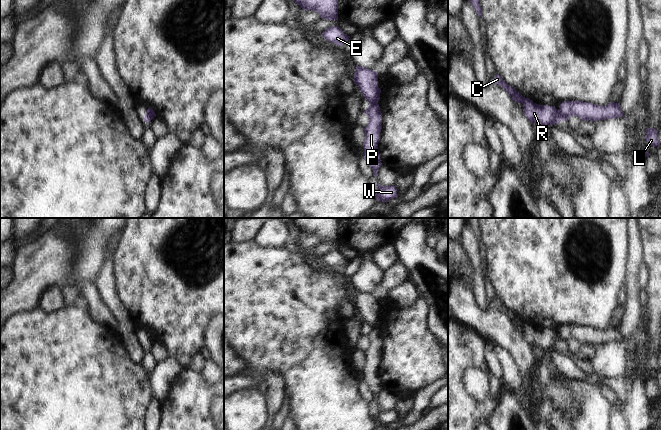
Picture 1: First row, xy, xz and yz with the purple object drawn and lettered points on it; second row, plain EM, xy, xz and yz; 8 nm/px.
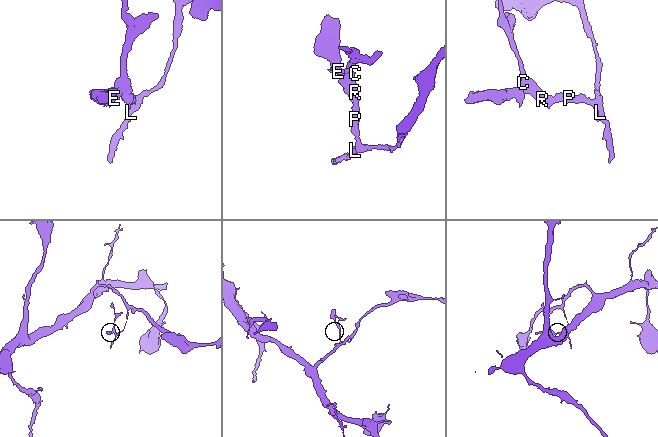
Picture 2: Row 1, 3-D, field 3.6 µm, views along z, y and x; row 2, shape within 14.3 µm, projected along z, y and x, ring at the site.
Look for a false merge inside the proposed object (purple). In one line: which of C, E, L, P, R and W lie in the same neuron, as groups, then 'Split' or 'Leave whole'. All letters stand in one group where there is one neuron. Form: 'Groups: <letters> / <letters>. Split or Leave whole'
Groups: C E R / L P W. Split

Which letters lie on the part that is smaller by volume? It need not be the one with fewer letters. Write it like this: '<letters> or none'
C, E, R

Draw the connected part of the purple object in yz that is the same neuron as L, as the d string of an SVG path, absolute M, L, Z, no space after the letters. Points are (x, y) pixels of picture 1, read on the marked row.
M647 128L646 129L646 141L649 145L657 147L660 146L658 140L658 131L654 128Z

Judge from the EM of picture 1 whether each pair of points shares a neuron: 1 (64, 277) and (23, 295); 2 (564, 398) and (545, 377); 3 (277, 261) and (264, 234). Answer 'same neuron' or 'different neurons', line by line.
1: same neuron
2: different neurons
3: different neurons

